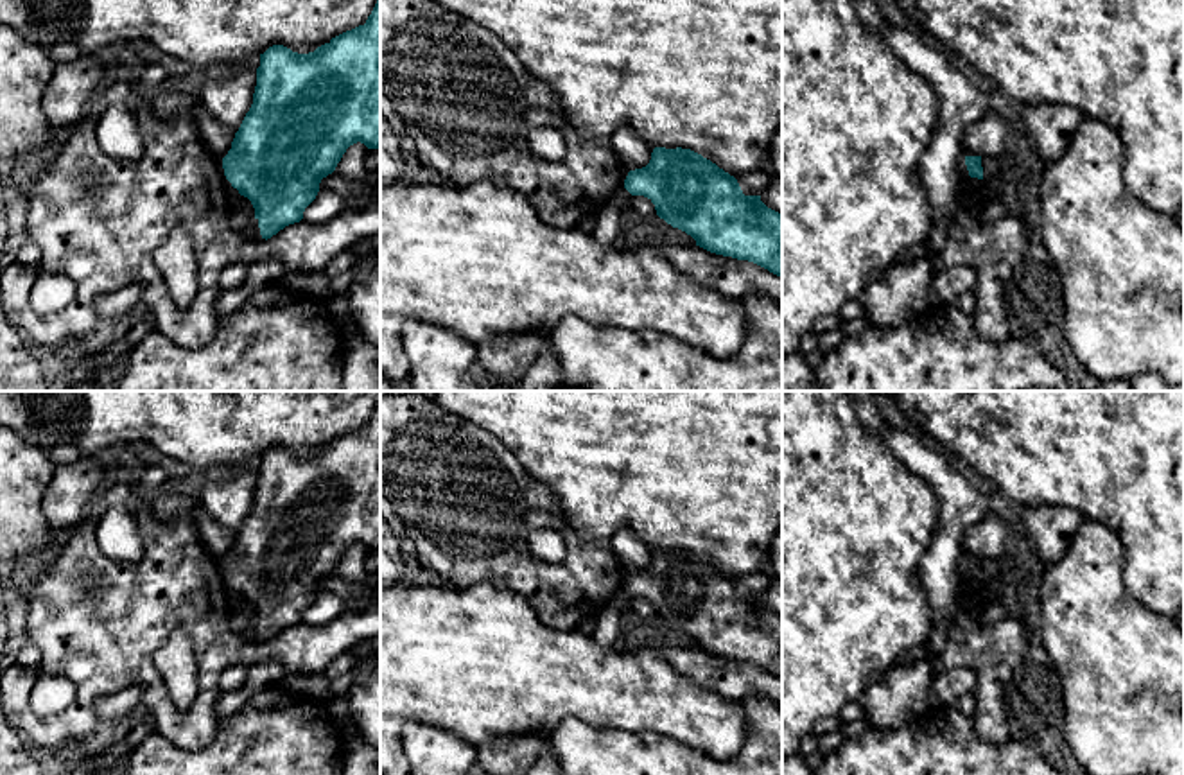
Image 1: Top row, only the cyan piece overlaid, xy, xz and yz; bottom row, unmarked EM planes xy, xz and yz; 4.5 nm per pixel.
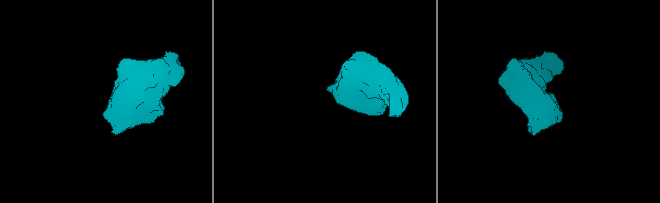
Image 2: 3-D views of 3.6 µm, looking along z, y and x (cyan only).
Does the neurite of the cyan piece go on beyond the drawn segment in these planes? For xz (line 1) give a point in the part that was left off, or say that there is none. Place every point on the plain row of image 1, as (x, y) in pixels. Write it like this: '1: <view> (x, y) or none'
1: none

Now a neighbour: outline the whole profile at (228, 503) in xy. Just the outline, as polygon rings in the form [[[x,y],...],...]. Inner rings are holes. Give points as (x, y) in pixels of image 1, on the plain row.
[[[239,470],[228,481],[205,484],[201,492],[203,509],[233,536],[239,533],[253,506],[257,472]]]

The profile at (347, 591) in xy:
[[[335,572],[321,581],[319,592],[332,592],[339,596],[344,603],[362,601],[366,605],[373,605],[377,601],[375,588],[366,583],[352,583]]]

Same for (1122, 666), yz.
[[[1084,518],[1066,553],[1044,567],[1040,640],[1062,687],[1064,737],[1089,775],[1184,775],[1184,631],[1177,619],[1148,610],[1127,590],[1123,560],[1119,536]]]

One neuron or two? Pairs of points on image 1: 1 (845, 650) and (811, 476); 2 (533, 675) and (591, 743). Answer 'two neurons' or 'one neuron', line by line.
1: one neuron
2: two neurons

